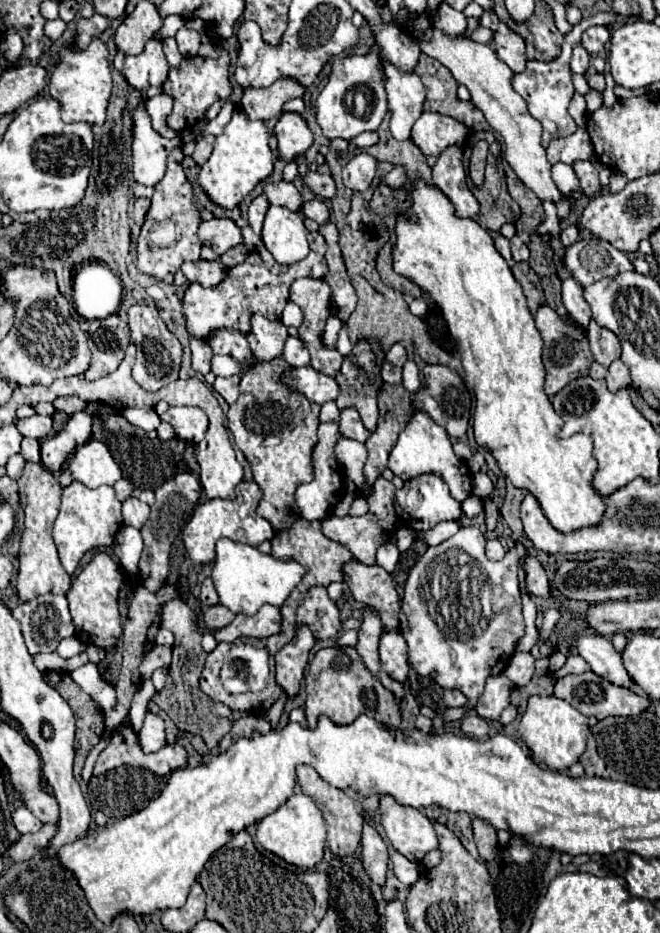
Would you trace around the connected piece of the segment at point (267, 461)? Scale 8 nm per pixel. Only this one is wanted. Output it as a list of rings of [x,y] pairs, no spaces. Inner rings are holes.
[[[284,358],[254,364],[240,382],[240,396],[228,410],[228,428],[234,434],[236,446],[244,452],[252,466],[254,482],[262,490],[258,514],[272,522],[274,530],[286,530],[298,518],[300,510],[294,500],[294,492],[300,484],[314,478],[312,450],[318,442],[318,412],[320,406],[294,394],[288,386],[282,386],[282,374],[292,370]]]

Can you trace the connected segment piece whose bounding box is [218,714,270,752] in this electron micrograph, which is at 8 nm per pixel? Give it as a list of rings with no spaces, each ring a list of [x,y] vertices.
[[[246,714],[242,716],[240,720],[234,722],[232,730],[222,738],[220,742],[220,752],[226,752],[230,748],[232,742],[236,742],[238,738],[250,738],[250,734],[254,732],[260,732],[260,734],[268,734],[270,732],[270,724],[264,720],[264,718],[258,718],[254,714]]]

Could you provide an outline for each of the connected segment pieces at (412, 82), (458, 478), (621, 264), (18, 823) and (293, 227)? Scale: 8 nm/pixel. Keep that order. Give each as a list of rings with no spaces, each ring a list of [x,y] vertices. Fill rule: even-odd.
[[[384,62],[388,106],[392,112],[390,132],[396,140],[408,140],[412,124],[424,112],[424,86],[418,74],[404,74],[396,70],[390,62]]]
[[[416,412],[412,416],[412,420],[408,422],[406,430],[400,434],[394,450],[390,452],[388,468],[396,476],[400,476],[404,482],[408,482],[410,478],[416,478],[418,474],[438,474],[438,476],[444,478],[444,482],[450,488],[450,494],[454,494],[454,498],[458,502],[462,502],[470,494],[470,472],[468,472],[468,466],[454,456],[452,444],[448,440],[446,430],[442,426],[438,426],[424,412]]]
[[[598,238],[574,242],[566,252],[566,268],[584,286],[590,286],[602,278],[612,278],[620,272],[634,272],[634,264],[624,252]],[[582,250],[584,262],[580,258]]]
[[[20,806],[18,810],[12,812],[12,820],[14,826],[18,828],[20,834],[28,834],[28,832],[38,832],[42,828],[42,822],[24,806]]]
[[[270,206],[262,226],[262,242],[278,264],[294,264],[306,258],[306,226],[298,212],[282,206]]]

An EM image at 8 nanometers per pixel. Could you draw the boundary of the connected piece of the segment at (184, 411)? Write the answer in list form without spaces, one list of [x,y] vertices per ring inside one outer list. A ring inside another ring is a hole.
[[[196,406],[168,408],[160,418],[172,426],[176,438],[182,438],[190,444],[198,444],[208,430],[208,418],[204,410]]]

